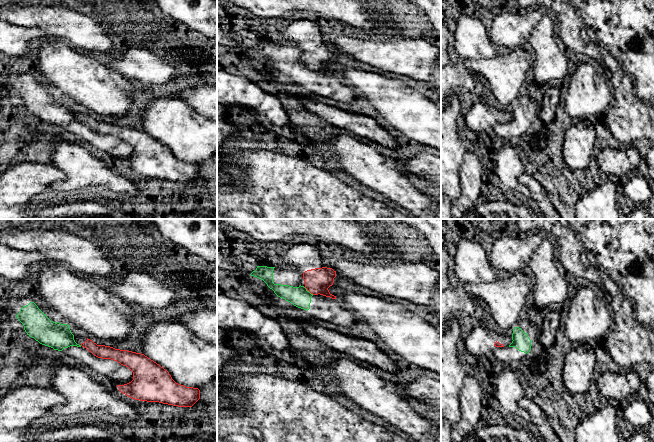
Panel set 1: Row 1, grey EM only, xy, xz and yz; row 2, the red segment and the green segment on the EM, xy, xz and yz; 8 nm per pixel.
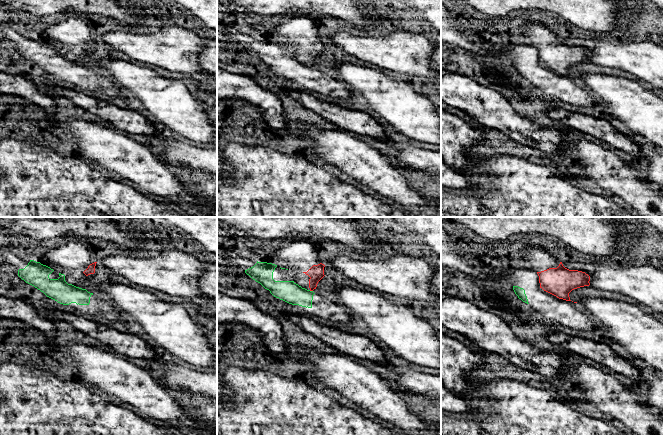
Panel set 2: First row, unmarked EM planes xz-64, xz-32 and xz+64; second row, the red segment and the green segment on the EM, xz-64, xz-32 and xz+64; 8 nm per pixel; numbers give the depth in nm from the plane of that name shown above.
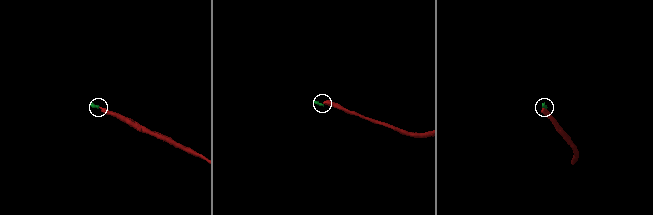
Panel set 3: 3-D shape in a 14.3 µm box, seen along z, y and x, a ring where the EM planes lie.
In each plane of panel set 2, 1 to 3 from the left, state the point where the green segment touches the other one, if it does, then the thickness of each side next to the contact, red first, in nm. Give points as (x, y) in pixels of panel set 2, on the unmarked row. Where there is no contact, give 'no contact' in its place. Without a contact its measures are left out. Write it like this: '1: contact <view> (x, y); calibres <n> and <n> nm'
1: no contact
2: contact xz-32 (311, 66); calibres 120 and 170 nm
3: no contact

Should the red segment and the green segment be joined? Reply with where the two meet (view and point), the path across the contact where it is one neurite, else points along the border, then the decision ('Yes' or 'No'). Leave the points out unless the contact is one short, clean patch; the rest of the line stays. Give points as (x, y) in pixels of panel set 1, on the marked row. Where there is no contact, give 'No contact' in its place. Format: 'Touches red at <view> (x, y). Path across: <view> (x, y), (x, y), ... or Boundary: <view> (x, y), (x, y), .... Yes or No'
Touches red at xz (309, 291). Boundary: xz (304, 287), (313, 294). No

